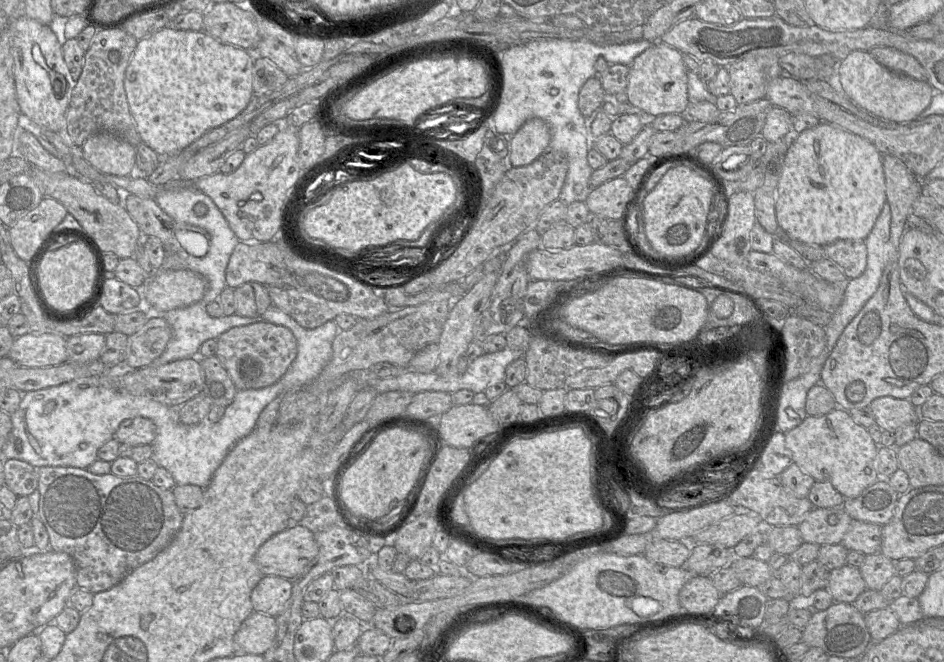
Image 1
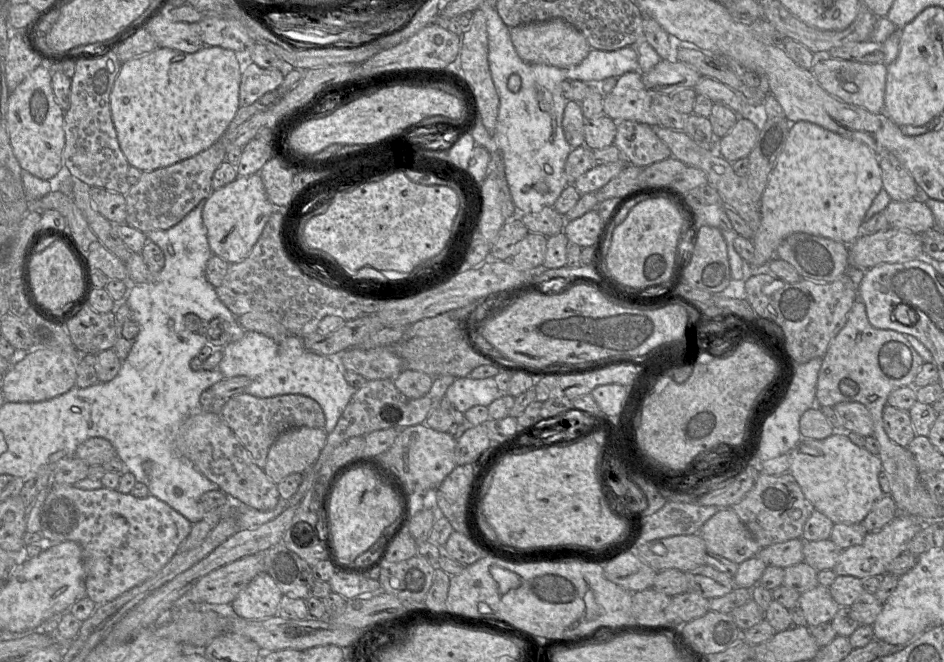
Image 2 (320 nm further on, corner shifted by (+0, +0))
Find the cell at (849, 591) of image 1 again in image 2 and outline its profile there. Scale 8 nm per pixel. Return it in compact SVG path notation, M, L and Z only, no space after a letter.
M819 584L800 594L798 606L804 613L808 627L830 623L840 608L832 598L829 587Z

